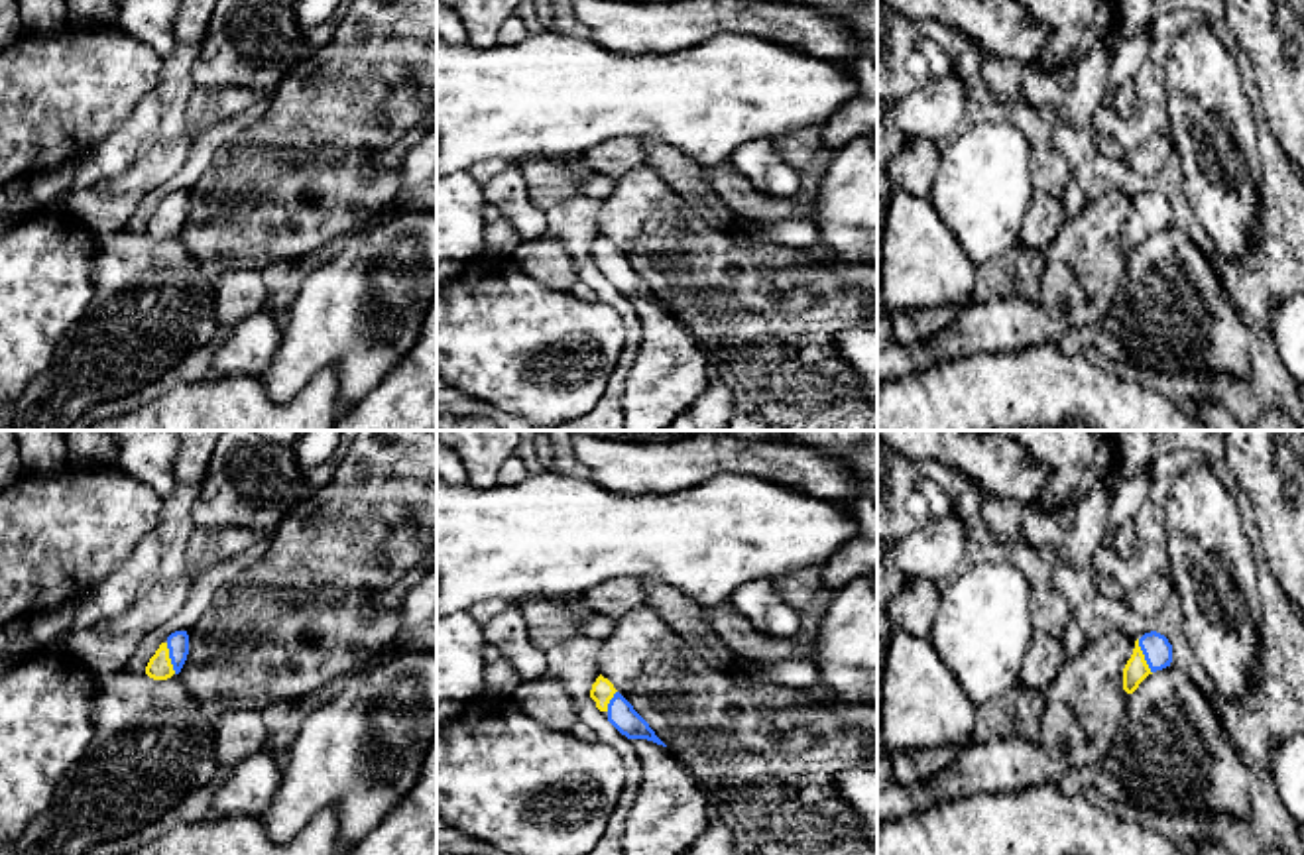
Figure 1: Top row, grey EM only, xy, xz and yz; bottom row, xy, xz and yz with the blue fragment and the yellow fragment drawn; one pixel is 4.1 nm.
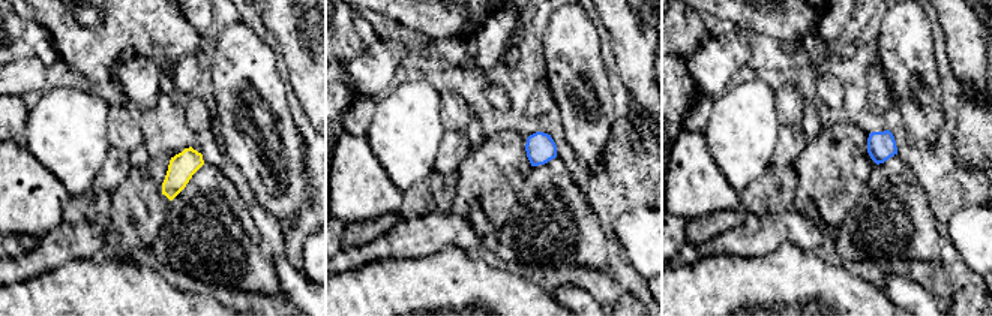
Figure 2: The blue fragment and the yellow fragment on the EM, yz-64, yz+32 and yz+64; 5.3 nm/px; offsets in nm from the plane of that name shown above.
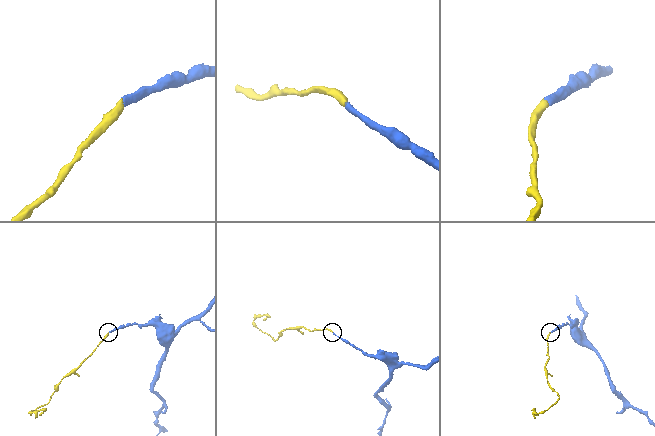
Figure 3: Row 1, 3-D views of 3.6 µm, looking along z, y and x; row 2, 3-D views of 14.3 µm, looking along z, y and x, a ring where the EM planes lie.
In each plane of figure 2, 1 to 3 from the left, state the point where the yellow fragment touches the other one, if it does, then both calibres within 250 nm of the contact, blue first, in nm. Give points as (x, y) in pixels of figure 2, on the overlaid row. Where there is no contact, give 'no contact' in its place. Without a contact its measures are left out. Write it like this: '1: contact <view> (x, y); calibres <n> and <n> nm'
1: no contact
2: no contact
3: no contact

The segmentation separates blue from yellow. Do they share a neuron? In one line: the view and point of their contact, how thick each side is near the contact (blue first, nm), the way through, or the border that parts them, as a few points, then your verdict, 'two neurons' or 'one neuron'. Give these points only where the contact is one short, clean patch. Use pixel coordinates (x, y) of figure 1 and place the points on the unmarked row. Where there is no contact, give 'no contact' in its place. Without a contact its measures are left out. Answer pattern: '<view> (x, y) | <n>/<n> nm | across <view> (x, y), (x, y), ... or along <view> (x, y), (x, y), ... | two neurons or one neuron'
yz (1145, 217) | 120/100 nm | across yz (1157, 211), (1145, 217), (1135, 230) | one neuron

